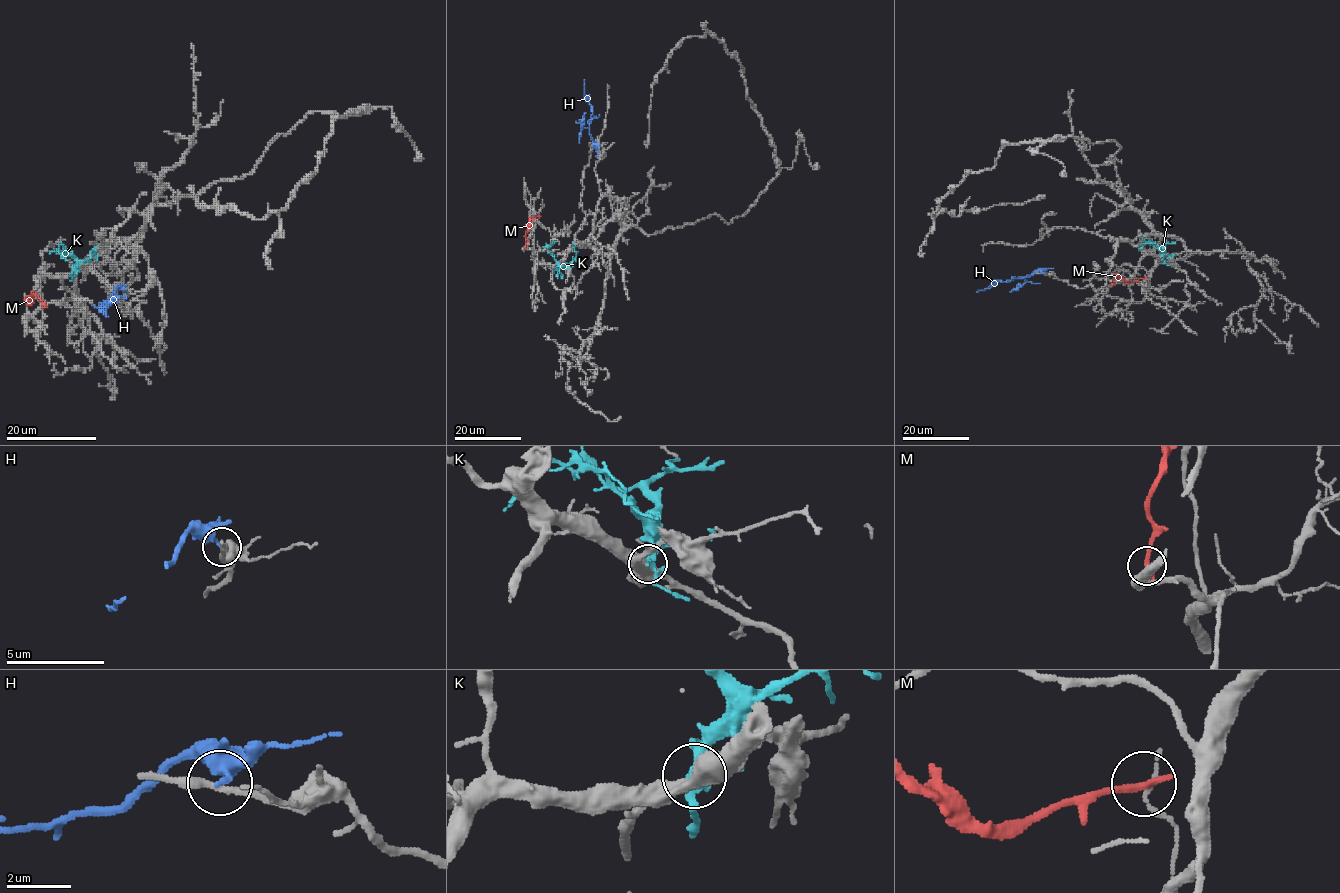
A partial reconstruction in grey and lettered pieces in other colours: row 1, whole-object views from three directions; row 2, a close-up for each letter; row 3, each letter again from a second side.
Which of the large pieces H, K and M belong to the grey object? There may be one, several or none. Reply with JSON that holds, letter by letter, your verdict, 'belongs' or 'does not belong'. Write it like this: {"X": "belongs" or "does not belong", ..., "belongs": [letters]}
{"H": "does not belong", "K": "does not belong", "M": "does not belong", "belongs": []}

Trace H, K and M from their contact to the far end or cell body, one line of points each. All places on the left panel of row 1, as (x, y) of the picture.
H: (124, 291), (117, 287), (112, 294), (116, 302), (107, 305), (106, 317)
K: (71, 273), (76, 259), (57, 249), (67, 260)
M: (26, 298), (28, 303), (35, 295), (45, 308)

